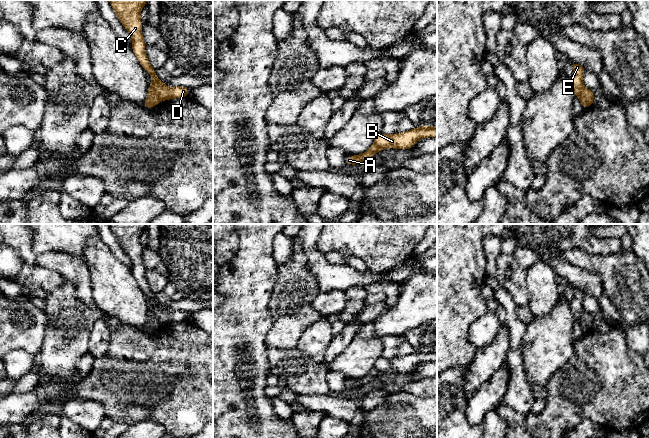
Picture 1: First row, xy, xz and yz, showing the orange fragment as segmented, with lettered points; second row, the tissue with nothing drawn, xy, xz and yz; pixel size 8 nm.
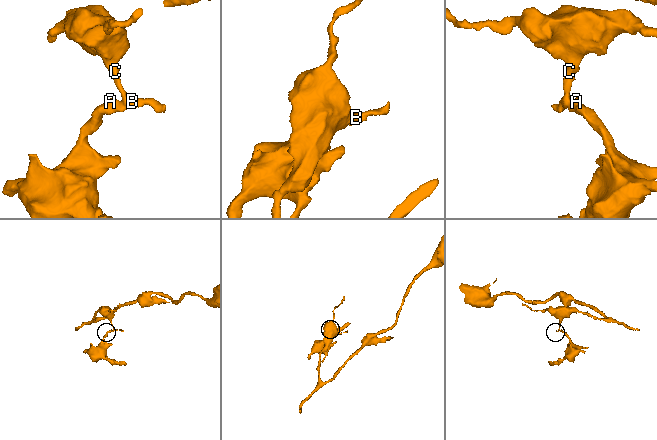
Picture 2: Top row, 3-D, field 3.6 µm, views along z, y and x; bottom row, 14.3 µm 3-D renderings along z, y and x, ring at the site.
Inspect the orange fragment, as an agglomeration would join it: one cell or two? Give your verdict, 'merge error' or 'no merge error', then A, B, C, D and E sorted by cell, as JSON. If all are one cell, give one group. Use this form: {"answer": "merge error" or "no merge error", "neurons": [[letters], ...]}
{"answer": "merge error", "neurons": [["A"], ["B", "C", "D", "E"]]}

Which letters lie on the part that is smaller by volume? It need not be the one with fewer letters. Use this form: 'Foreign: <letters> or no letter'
Foreign: A

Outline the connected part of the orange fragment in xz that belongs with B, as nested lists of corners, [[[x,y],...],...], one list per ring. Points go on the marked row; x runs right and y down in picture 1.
[[[419,126],[403,133],[395,133],[386,135],[383,132],[379,133],[374,140],[374,144],[381,149],[398,148],[405,150],[414,148],[414,143],[422,138],[437,137],[437,127],[434,126]]]

